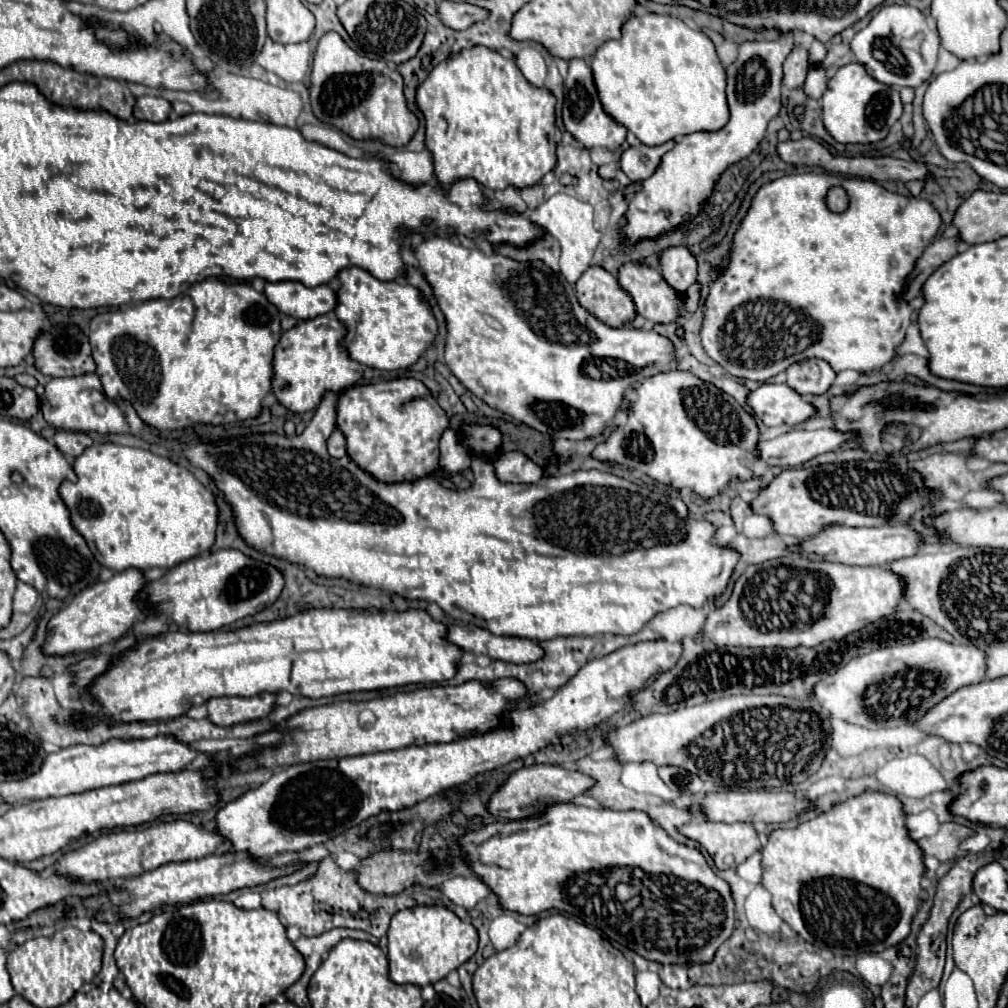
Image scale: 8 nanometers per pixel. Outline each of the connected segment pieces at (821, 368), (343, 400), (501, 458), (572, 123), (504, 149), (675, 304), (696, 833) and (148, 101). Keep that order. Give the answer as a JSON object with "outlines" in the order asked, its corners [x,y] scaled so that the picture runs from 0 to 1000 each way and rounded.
{"outlines":[[[[801,355],[795,359],[785,361],[781,367],[781,383],[787,385],[791,391],[818,391],[822,383],[828,379],[828,369],[824,363],[813,355]]],[[[364,381],[364,383],[348,383],[342,389],[338,389],[334,399],[334,425],[344,435],[344,450],[348,456],[364,466],[368,472],[380,476],[380,478],[408,478],[420,472],[426,472],[436,466],[436,435],[445,423],[445,415],[439,409],[439,405],[434,401],[434,397],[426,391],[416,393],[416,387],[412,387],[412,393],[406,395],[392,395],[392,399],[382,399],[382,381]]],[[[497,448],[489,460],[491,460],[493,474],[497,478],[527,480],[539,472],[537,462],[525,456],[519,448]]],[[[566,60],[564,62],[564,73],[561,77],[561,103],[559,103],[559,123],[561,129],[576,141],[580,147],[602,147],[612,149],[620,141],[622,129],[612,123],[596,105],[588,77],[586,67],[578,60]]],[[[481,46],[457,50],[426,71],[416,83],[412,99],[422,115],[422,147],[428,151],[432,177],[441,185],[469,177],[485,188],[521,187],[533,183],[551,167],[551,95],[543,87],[527,85],[509,58],[501,58]]],[[[622,260],[614,266],[614,284],[628,296],[632,312],[648,321],[672,319],[678,308],[676,294],[658,280],[652,266]]],[[[684,815],[674,819],[674,825],[693,835],[713,863],[733,859],[755,841],[749,821],[739,815]]],[[[140,95],[140,97],[136,97],[136,103],[132,107],[132,115],[134,115],[134,119],[164,121],[170,115],[170,103],[162,97]]]]}

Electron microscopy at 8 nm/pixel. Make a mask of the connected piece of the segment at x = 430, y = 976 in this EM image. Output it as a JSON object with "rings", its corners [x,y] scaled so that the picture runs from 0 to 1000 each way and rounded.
{"rings":[[[414,899],[396,903],[386,919],[386,970],[392,976],[424,978],[439,972],[473,944],[473,923],[439,899]]]}

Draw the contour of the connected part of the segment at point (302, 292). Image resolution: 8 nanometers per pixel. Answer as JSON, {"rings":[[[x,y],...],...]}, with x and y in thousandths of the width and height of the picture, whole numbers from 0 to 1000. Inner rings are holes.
{"rings":[[[265,280],[261,290],[271,304],[295,317],[313,315],[313,312],[332,306],[332,290],[322,282],[305,286],[299,280]]]}

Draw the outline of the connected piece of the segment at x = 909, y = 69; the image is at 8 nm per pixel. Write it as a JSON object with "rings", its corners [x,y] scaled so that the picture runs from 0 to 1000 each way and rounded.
{"rings":[[[882,4],[876,6],[864,22],[848,34],[844,42],[844,50],[850,58],[850,62],[860,64],[874,60],[884,65],[886,71],[885,85],[904,85],[910,87],[928,69],[930,62],[930,50],[932,50],[932,36],[928,30],[924,30],[918,22],[918,16],[900,4]]]}

